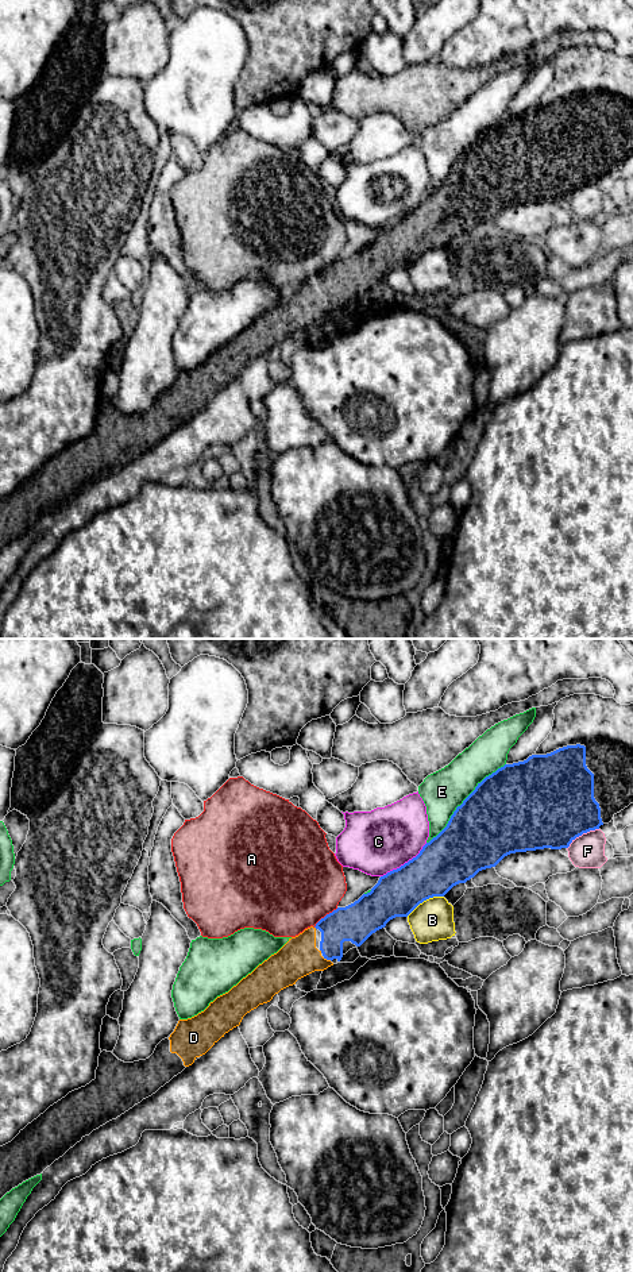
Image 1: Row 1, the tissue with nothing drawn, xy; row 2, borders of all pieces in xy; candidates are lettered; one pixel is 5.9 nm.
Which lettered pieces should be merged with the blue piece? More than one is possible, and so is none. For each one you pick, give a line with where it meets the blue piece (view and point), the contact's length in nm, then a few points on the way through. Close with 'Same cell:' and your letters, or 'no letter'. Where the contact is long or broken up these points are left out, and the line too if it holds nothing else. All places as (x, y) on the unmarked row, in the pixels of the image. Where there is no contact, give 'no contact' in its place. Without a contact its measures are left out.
D: contact xy (327, 311); length 60 nm; way xy (344, 276), (332, 288), (327, 311), (298, 309)
Same cell: D

